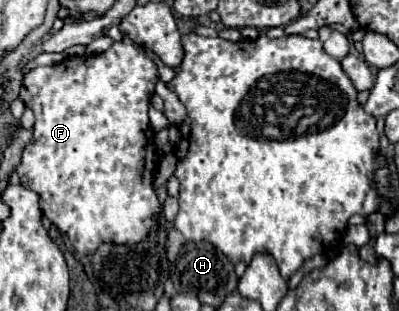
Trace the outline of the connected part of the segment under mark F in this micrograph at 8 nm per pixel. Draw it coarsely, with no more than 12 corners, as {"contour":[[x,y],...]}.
{"contour":[[130,37],[36,67],[18,167],[80,255],[148,237],[148,95]]}

